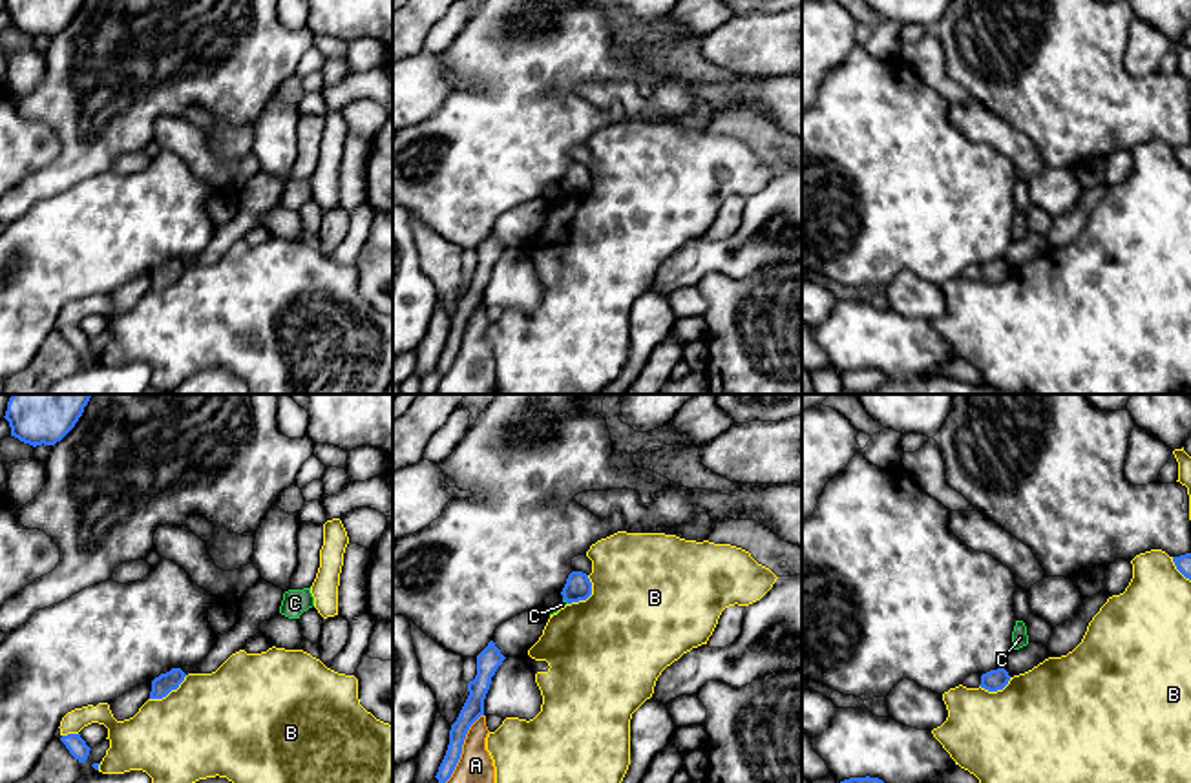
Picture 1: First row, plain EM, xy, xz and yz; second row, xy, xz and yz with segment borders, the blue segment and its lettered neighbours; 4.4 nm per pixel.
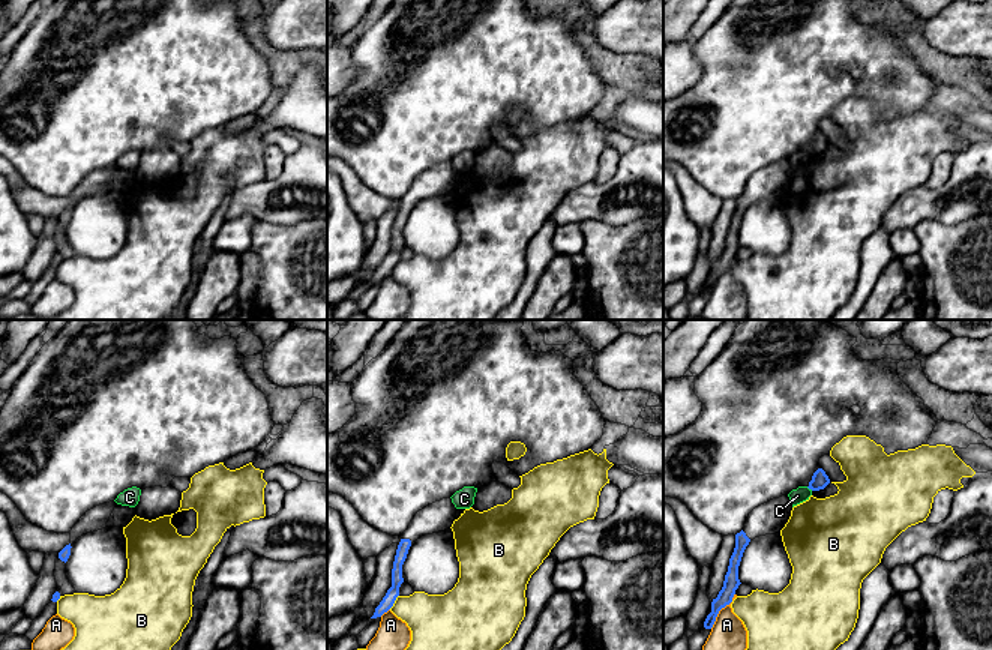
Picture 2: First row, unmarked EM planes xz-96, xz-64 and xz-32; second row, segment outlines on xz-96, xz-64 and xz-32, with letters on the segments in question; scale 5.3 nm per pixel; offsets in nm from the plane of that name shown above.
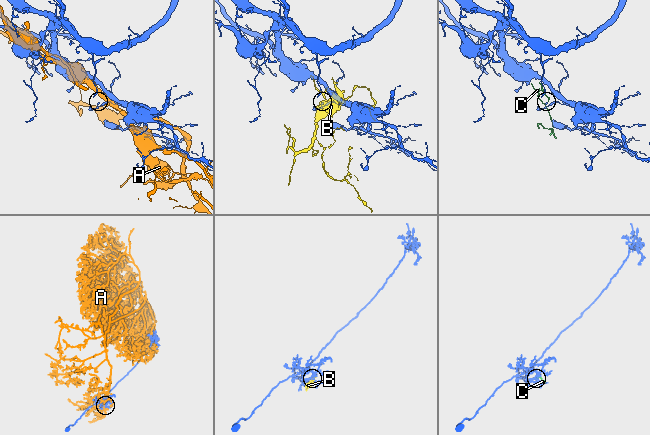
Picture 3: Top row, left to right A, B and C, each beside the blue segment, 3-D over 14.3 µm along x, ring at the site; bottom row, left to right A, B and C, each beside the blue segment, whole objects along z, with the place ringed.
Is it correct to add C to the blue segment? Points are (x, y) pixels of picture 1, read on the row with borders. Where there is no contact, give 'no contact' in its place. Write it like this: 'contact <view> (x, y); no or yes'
contact xz (567, 601); no

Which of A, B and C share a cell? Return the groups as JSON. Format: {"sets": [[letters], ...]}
{"sets": [["A"], ["B"], ["C"]]}

